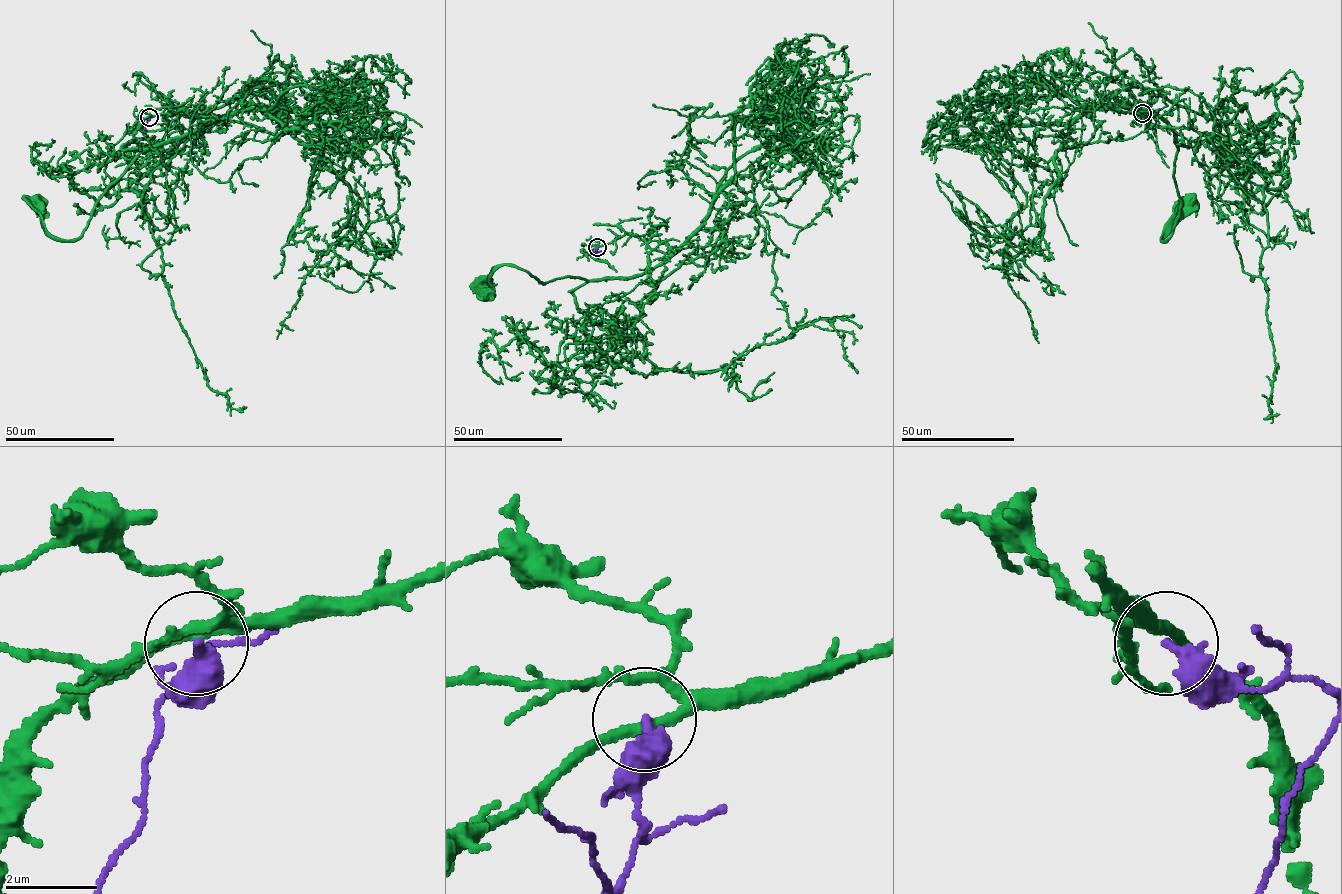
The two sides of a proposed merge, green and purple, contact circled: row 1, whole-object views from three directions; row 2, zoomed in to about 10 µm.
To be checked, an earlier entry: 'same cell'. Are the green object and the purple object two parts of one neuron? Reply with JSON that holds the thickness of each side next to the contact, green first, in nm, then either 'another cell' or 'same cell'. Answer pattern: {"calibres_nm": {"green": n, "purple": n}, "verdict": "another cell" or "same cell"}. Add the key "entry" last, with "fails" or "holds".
{"calibres_nm": {"green": 240, "purple": 420}, "verdict": "another cell", "entry": "fails"}

